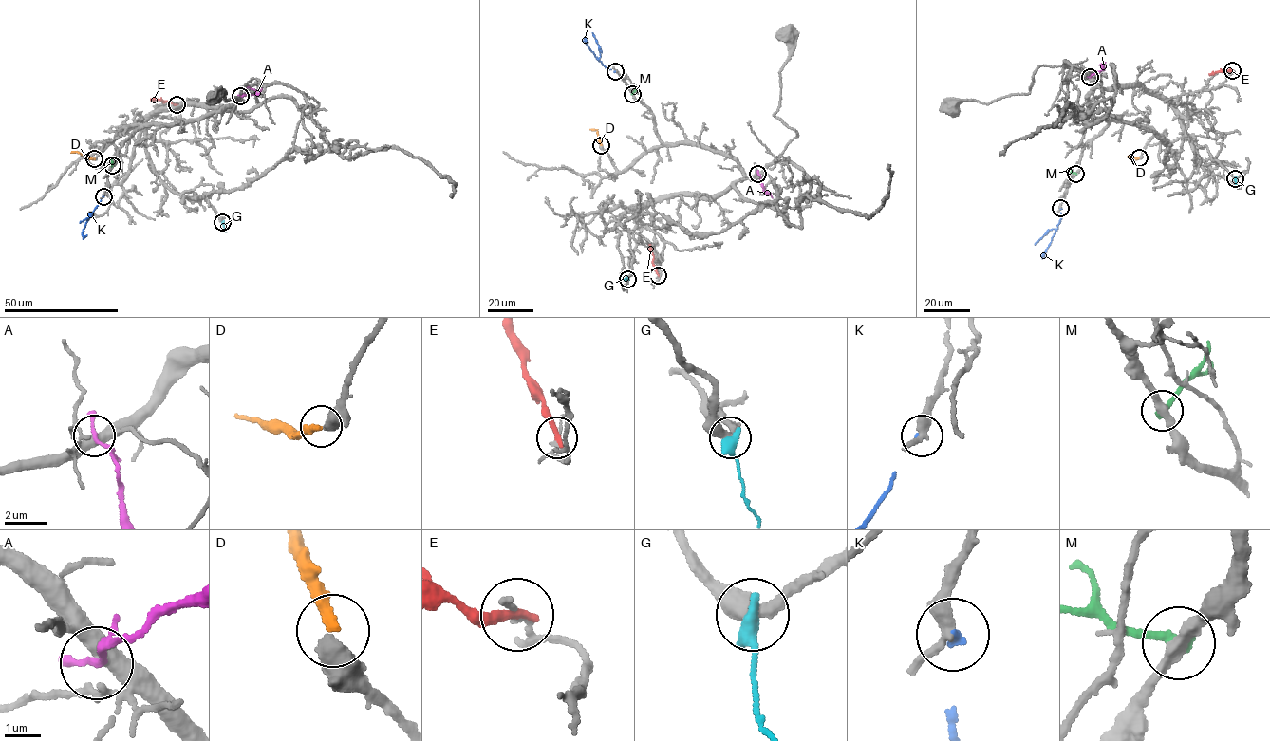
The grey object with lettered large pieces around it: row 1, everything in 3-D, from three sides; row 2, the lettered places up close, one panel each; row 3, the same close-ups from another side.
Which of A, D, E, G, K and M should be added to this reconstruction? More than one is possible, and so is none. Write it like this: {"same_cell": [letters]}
{"same_cell": []}

